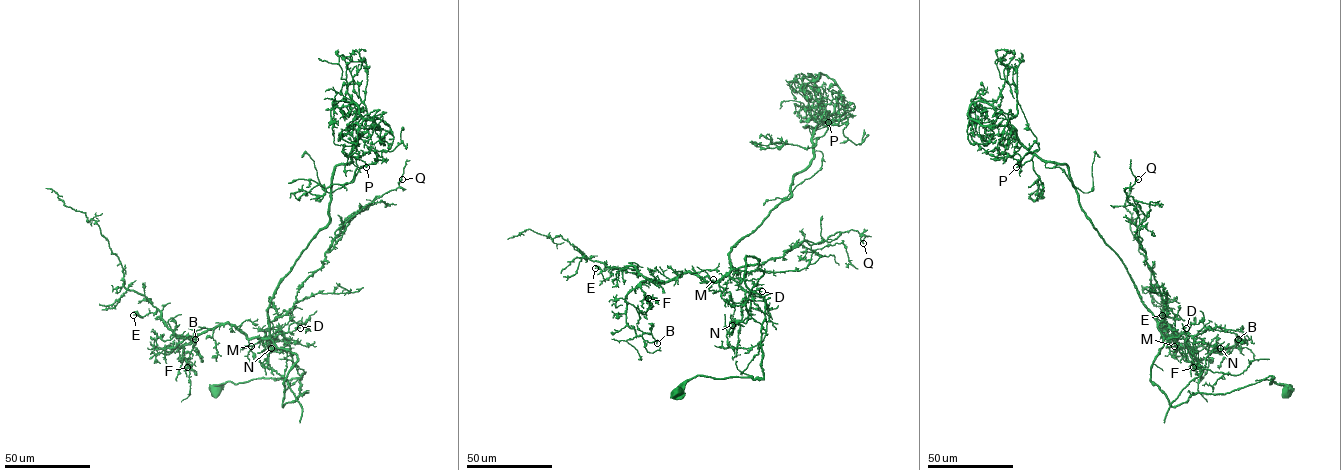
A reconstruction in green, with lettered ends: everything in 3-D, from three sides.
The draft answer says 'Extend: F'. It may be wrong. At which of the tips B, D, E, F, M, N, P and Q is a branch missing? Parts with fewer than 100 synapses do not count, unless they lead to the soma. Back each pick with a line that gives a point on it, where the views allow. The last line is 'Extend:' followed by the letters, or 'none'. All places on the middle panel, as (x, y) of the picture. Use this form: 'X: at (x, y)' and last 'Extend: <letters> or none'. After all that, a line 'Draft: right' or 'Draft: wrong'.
P: at (828, 122)
Extend: P
Draft: wrong

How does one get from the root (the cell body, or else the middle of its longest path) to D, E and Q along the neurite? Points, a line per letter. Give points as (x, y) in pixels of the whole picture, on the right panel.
D: (1286, 393), (1269, 376), (1224, 394), (1195, 392), (1172, 406), (1151, 381), (1151, 366), (1163, 340), (1186, 328)
E: (1286, 393), (1269, 376), (1172, 406), (1151, 379), (1177, 338), (1162, 315)
Q: (1286, 393), (1269, 376), (1172, 406), (1151, 381), (1166, 310), (1124, 191), (1138, 179)

